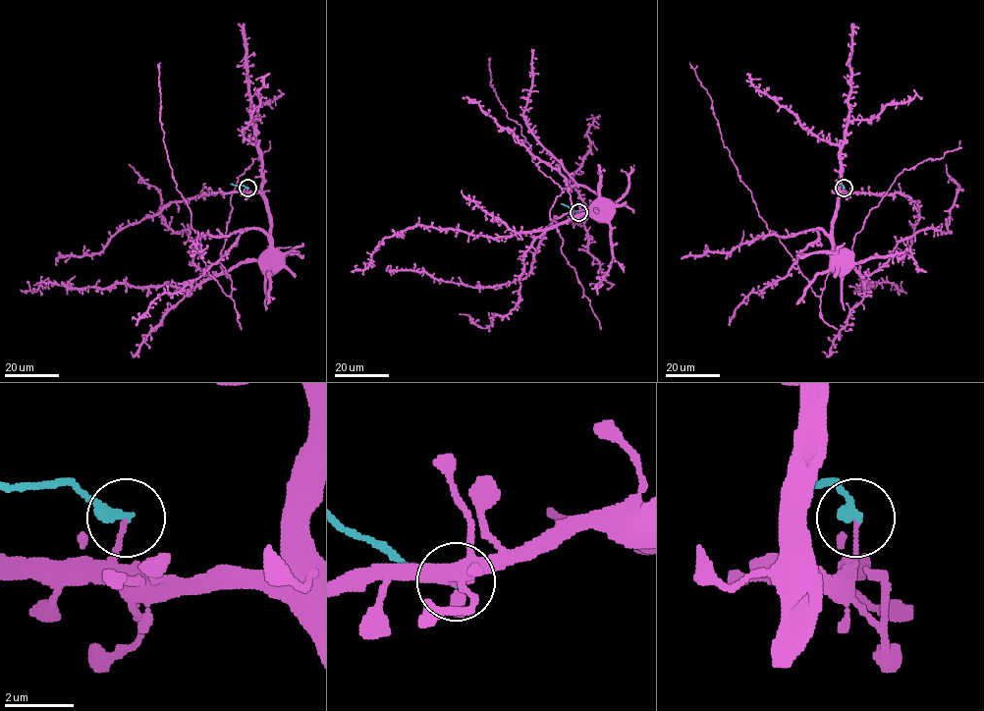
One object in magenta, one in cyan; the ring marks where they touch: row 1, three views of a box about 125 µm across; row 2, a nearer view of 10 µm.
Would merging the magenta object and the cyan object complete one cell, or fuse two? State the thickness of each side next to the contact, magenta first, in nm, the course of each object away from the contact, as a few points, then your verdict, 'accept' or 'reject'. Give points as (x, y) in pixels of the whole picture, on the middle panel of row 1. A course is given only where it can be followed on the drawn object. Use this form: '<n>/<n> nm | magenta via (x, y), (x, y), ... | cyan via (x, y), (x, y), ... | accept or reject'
110/240 nm | magenta via (577, 212), (600, 200) | cyan via (577, 212), (561, 203) | reject

